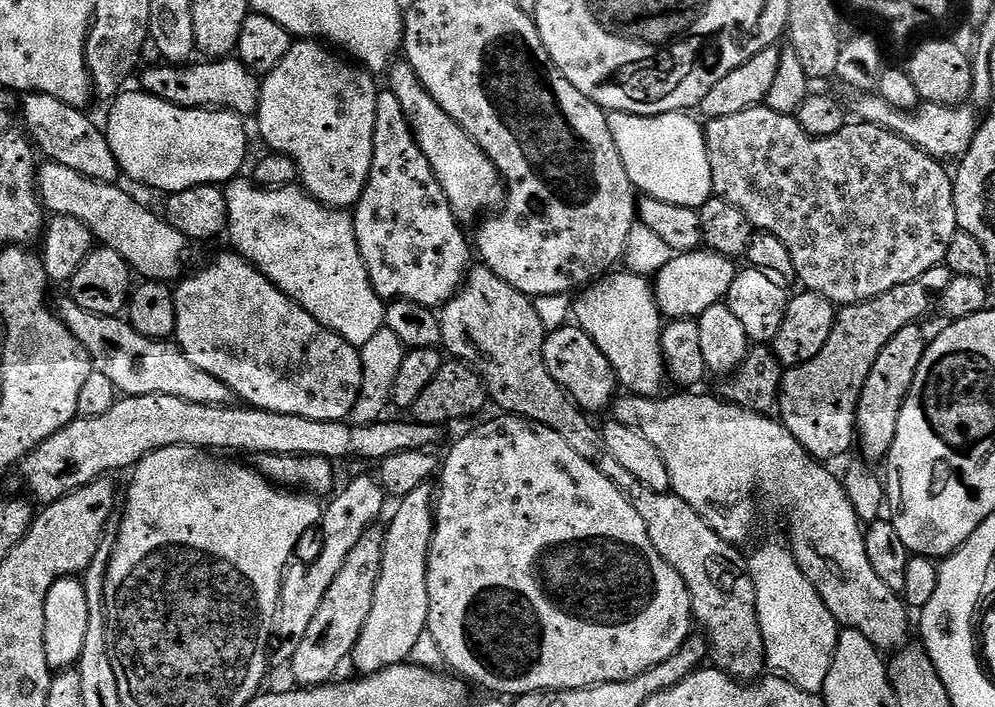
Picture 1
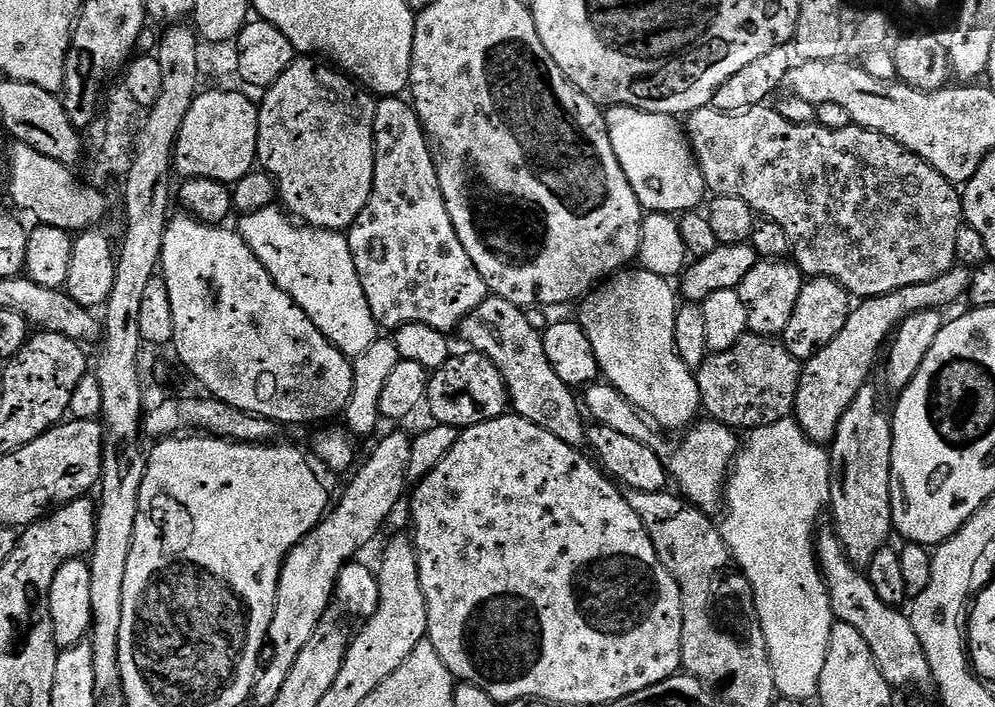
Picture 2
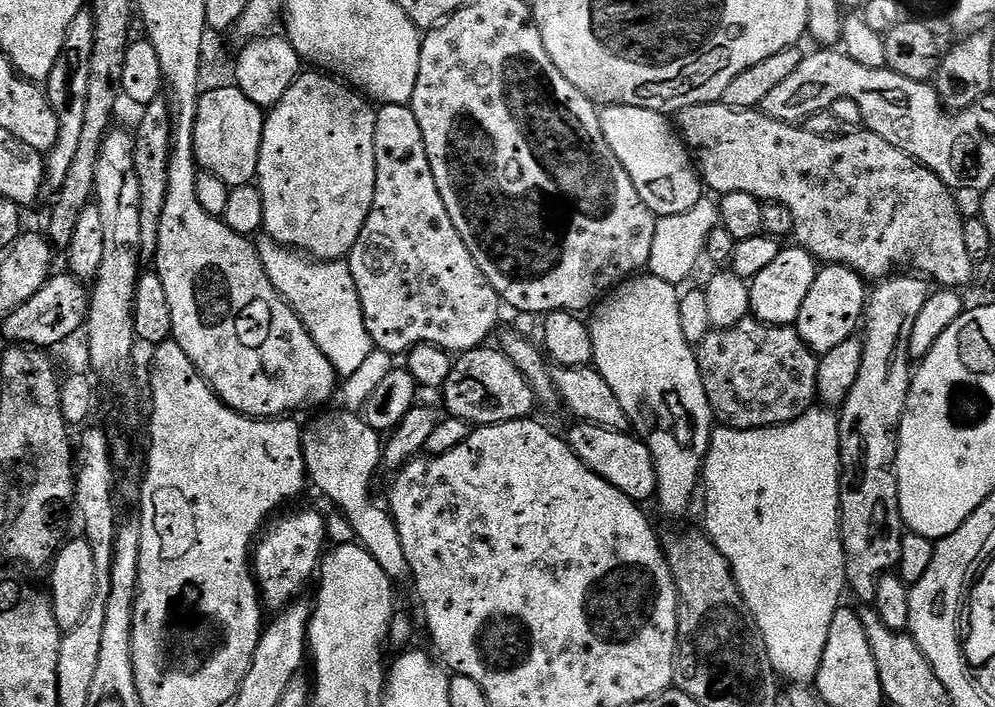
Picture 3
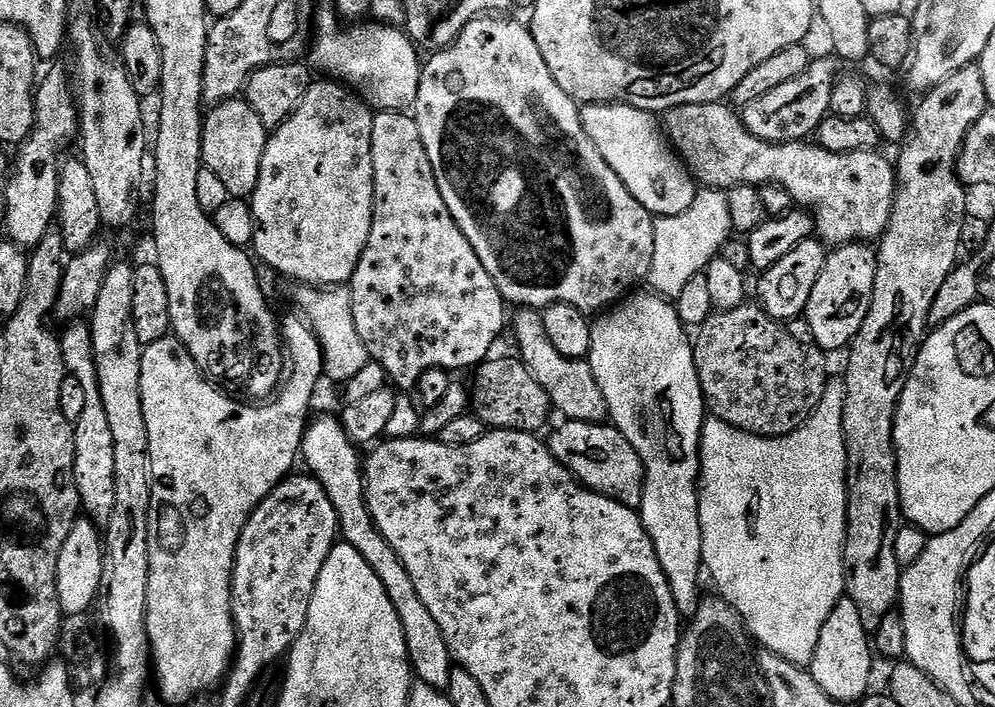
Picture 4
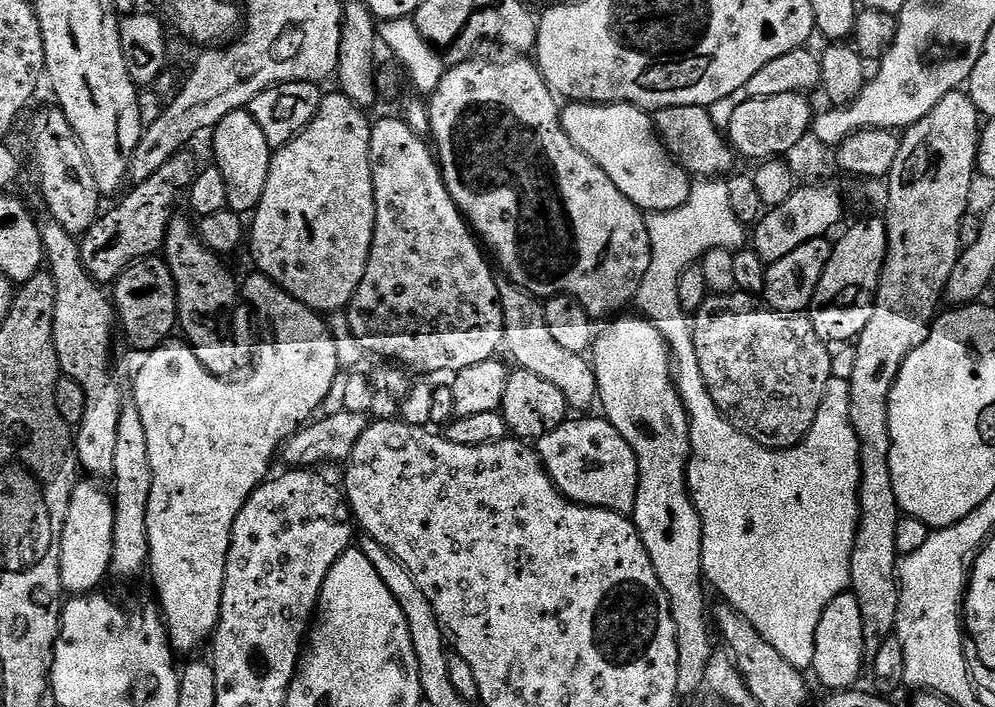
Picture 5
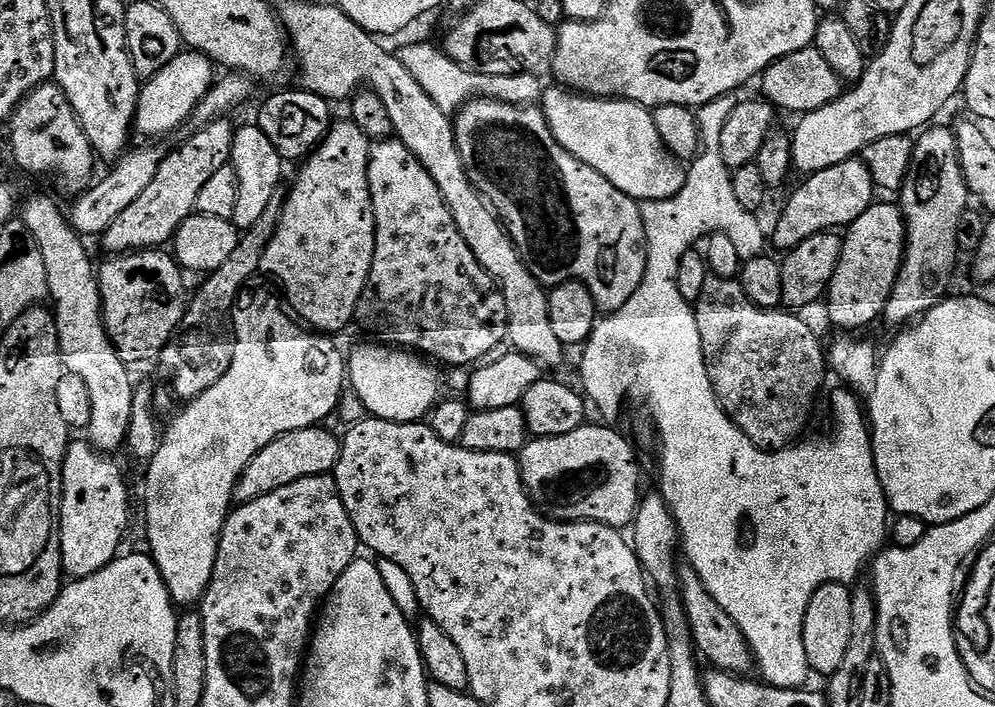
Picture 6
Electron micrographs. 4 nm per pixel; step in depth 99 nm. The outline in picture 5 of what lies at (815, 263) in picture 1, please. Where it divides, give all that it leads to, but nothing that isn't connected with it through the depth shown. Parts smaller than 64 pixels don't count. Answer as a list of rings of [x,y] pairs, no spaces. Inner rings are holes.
[[[694,106],[661,108],[655,113],[654,123],[656,135],[660,137],[665,148],[676,157],[684,171],[693,177],[720,178],[733,171],[732,163],[737,163],[738,157],[725,133],[710,118],[708,109]]]

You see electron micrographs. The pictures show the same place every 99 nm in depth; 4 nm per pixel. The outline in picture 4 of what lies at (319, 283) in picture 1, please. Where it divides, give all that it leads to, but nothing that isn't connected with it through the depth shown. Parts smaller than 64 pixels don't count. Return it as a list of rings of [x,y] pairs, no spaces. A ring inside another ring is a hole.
[[[300,286],[295,289],[299,315],[308,321],[312,333],[318,338],[324,355],[324,376],[340,386],[347,385],[354,374],[362,371],[362,366],[370,362],[370,357],[358,329],[354,327],[354,306],[352,289],[348,286],[336,286],[331,290]]]

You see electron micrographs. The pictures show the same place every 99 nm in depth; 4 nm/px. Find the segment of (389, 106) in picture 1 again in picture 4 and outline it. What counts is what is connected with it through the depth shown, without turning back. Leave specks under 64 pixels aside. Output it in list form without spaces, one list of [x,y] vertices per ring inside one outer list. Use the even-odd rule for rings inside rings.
[[[407,111],[375,113],[371,157],[374,158],[375,200],[370,238],[350,281],[354,327],[369,357],[382,366],[385,377],[397,389],[412,390],[426,370],[472,370],[489,359],[488,351],[495,346],[500,331],[506,328],[506,301],[498,286],[494,286],[494,278],[486,274],[486,266],[482,266],[470,242],[466,242],[466,234],[458,230],[458,222],[446,210],[446,202],[442,202],[415,115]]]

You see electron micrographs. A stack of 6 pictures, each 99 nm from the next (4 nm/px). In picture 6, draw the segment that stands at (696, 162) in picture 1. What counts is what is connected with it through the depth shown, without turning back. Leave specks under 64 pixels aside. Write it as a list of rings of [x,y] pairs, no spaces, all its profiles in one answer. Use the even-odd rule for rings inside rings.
[[[545,87],[542,92],[542,107],[544,117],[554,134],[554,138],[574,158],[586,162],[602,178],[606,178],[618,190],[622,190],[627,196],[637,202],[646,200],[665,200],[678,190],[682,190],[686,168],[681,161],[677,160],[668,147],[662,142],[658,134],[658,126],[654,126],[652,112],[643,104],[633,104],[631,100],[618,100],[615,98],[585,98],[580,94],[569,94],[563,87]]]

